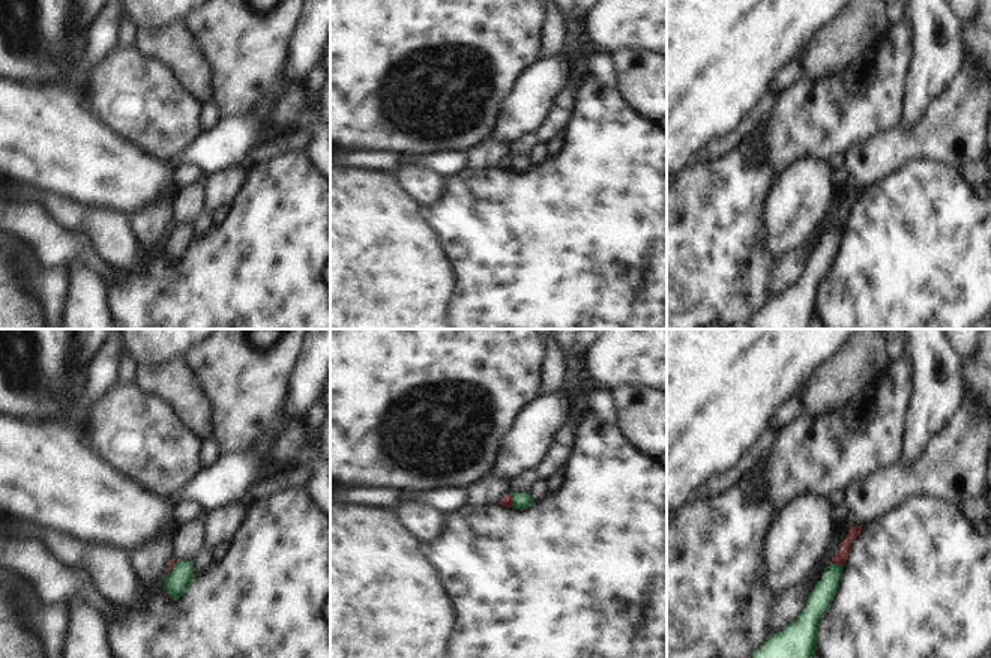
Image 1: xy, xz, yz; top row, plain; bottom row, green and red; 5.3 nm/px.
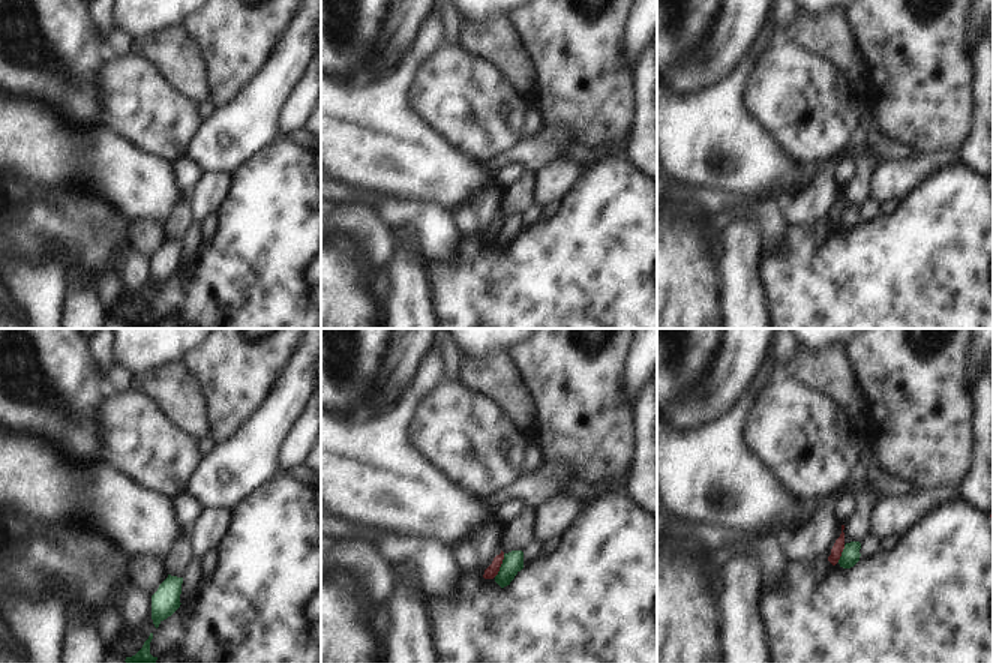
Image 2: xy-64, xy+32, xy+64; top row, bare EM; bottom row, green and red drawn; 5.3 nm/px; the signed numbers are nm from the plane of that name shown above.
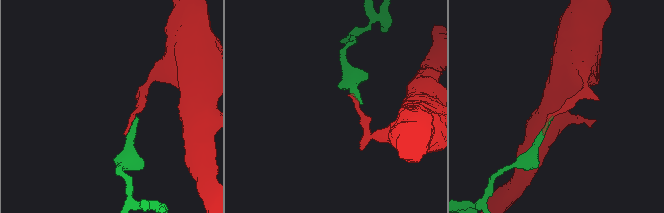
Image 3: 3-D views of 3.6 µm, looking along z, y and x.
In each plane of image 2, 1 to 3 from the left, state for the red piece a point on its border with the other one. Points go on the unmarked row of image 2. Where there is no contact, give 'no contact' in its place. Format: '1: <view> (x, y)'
1: no contact
2: xy+32 (501, 230)
3: xy+64 (842, 218)

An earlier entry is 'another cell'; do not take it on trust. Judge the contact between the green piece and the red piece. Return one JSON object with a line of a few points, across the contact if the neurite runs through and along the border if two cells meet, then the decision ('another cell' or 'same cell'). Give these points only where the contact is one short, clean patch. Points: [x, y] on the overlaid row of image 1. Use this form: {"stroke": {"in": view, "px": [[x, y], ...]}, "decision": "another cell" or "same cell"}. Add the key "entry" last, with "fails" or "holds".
{"stroke": {"in": "yz", "px": [[832, 562], [843, 567]]}, "decision": "another cell", "entry": "holds"}

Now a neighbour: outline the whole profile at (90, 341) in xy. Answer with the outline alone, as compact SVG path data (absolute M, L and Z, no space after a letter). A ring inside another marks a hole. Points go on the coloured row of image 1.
M78 329L78 350L83 358L93 361L116 331L119 329Z

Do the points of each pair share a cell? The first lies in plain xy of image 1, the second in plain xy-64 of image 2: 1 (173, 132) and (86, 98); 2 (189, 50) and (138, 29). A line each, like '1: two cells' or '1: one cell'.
1: two cells
2: two cells

